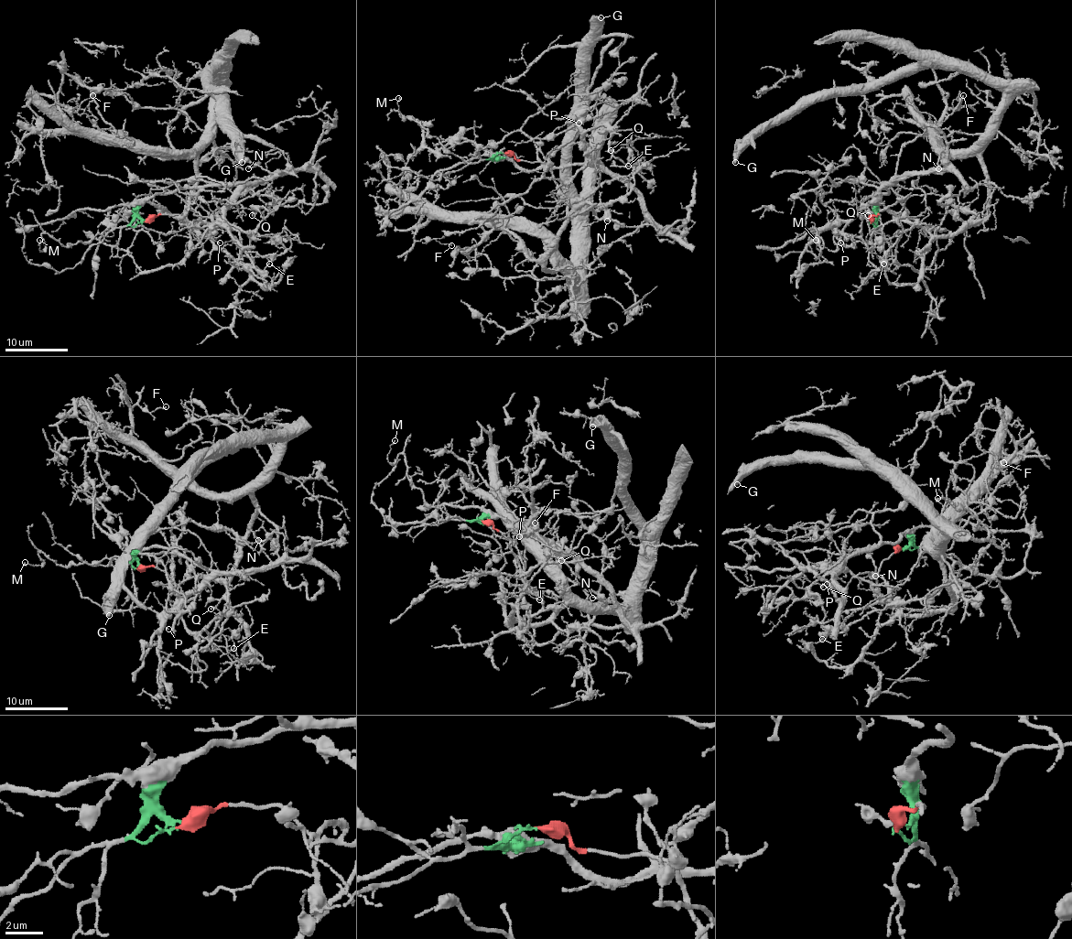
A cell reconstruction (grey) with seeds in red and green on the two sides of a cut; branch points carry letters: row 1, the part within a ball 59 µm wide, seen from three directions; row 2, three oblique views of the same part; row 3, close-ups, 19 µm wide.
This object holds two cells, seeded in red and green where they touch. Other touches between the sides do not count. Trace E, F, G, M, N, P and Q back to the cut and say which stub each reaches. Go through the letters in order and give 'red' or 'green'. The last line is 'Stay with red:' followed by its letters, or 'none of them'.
E: green
F: red
G: red
M: green
N: green
P: green
Q: green
Stay with red: F, G

